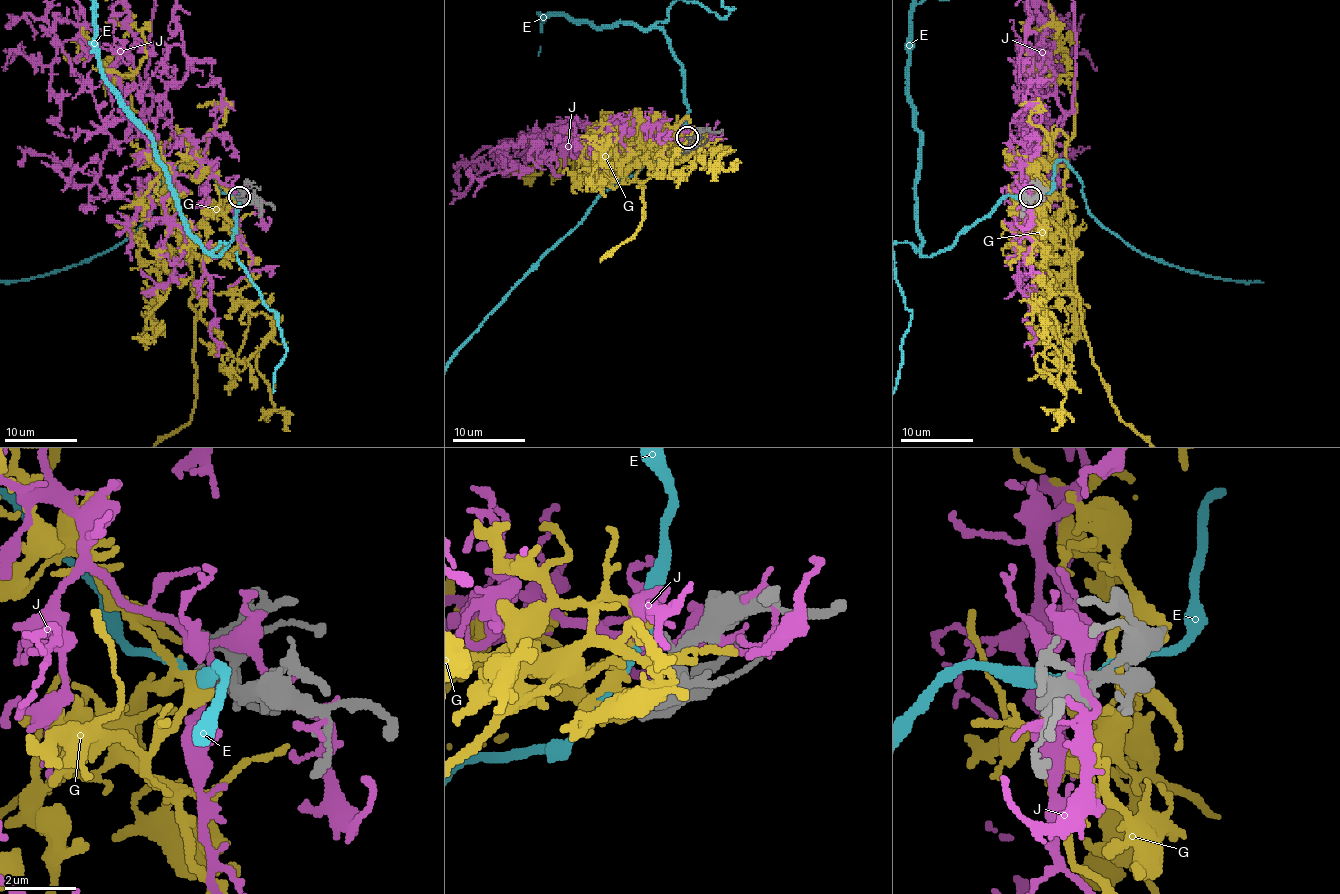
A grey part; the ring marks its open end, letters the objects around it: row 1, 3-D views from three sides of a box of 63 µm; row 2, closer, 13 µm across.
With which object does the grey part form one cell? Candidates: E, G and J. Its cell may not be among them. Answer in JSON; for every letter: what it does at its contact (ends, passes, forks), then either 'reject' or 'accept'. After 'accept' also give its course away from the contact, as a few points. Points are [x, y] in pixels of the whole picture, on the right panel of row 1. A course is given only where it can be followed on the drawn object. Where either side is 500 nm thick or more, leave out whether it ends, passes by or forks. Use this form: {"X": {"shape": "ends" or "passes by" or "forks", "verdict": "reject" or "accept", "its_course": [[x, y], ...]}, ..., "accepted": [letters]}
{"E": {"shape": "passes by", "verdict": "reject"}, "G": {"shape": "passes by", "verdict": "accept"}, "J": {"shape": "forks", "verdict": "reject"}, "accepted": ["G"]}

